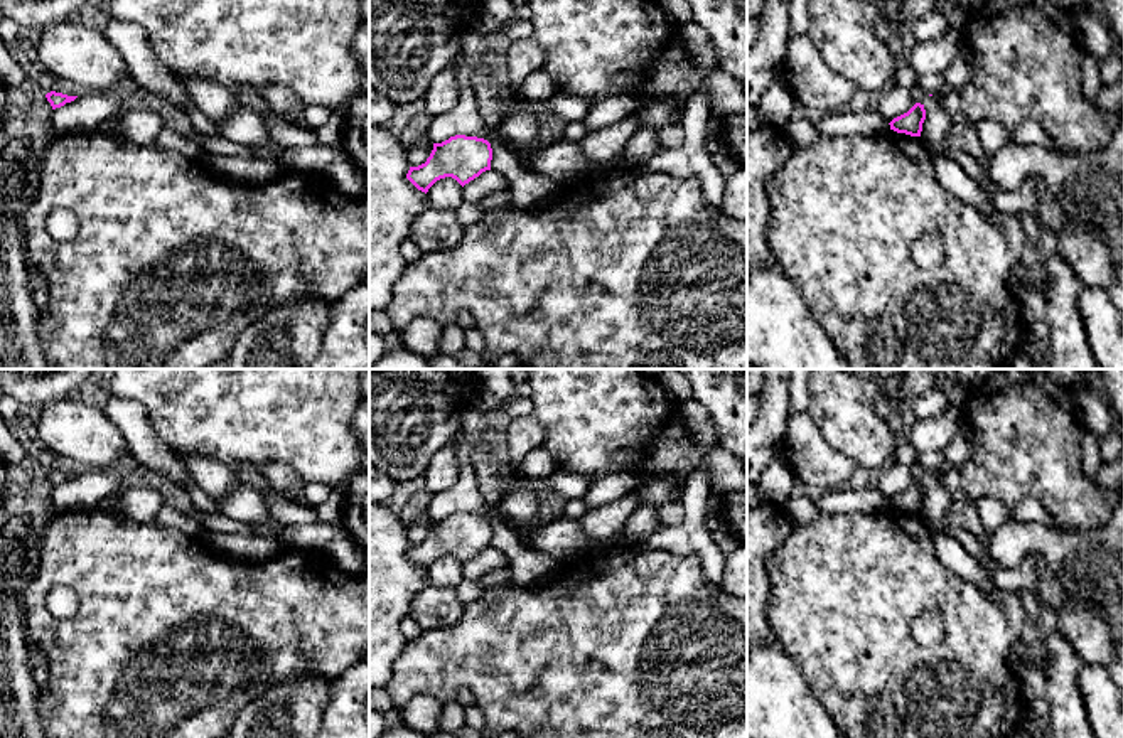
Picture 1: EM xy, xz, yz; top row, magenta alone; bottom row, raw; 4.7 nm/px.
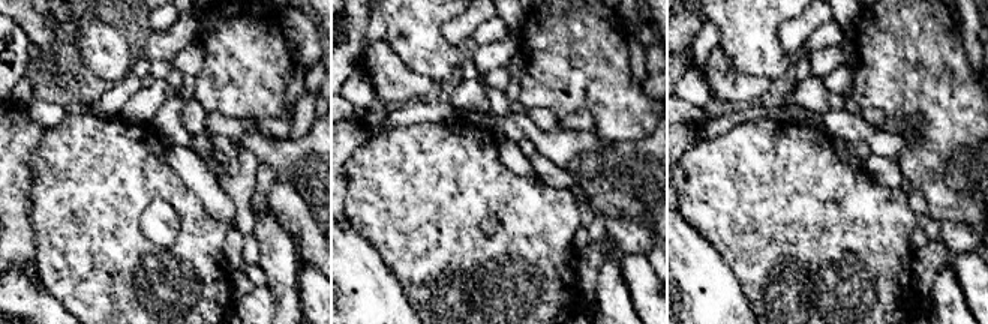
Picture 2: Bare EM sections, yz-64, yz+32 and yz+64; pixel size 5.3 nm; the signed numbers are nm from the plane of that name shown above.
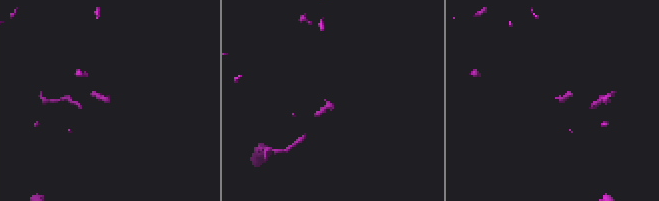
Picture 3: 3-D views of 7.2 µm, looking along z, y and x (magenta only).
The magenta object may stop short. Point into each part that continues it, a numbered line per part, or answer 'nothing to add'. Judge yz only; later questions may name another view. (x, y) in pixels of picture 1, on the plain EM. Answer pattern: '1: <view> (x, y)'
nothing to add

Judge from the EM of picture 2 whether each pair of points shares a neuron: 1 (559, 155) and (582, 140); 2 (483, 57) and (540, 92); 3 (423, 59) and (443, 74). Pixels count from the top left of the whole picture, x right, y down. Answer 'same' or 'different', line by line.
1: same
2: different
3: same

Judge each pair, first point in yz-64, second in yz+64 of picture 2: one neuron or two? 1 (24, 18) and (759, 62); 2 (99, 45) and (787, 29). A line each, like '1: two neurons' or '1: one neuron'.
1: two neurons
2: two neurons

